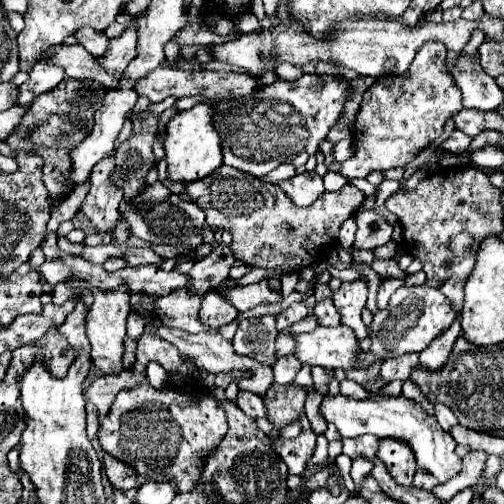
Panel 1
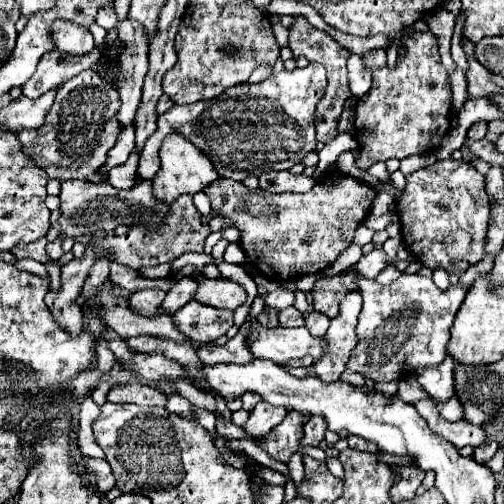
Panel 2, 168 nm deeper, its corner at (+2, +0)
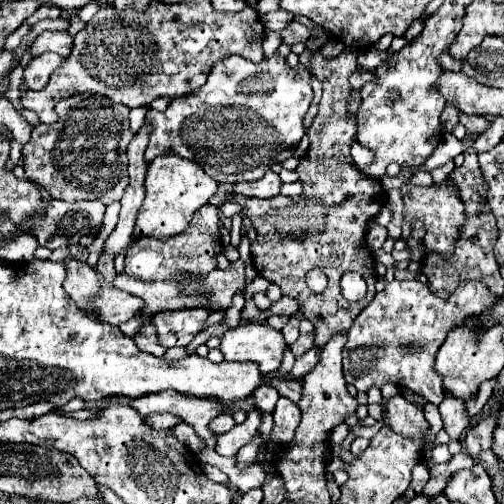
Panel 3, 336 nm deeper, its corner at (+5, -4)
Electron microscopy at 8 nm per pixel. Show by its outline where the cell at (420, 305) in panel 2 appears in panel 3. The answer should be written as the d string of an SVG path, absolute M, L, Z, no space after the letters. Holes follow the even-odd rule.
M416 279L412 281L392 281L386 285L384 291L376 293L372 303L362 309L362 313L354 319L352 329L348 331L348 341L344 345L344 377L348 385L354 385L358 391L368 391L370 387L382 387L384 383L394 383L396 387L408 387L414 393L426 397L430 403L440 405L444 399L442 391L442 379L434 371L434 359L436 351L444 343L450 329L456 327L456 323L462 323L470 315L482 313L482 309L490 309L498 297L492 293L486 293L486 287L480 281L468 281L466 285L460 285L448 301L442 301L440 297L434 297L434 293L428 291L428 287Z

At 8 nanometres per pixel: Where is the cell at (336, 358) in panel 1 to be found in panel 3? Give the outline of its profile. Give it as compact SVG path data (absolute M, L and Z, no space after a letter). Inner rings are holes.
M248 323L232 331L226 331L220 343L224 361L252 361L258 363L262 375L272 375L278 371L286 341L280 331Z

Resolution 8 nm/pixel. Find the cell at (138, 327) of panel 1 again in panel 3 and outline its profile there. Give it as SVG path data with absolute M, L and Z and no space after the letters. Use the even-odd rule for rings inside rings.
M144 323L140 327L140 331L134 337L134 343L138 345L138 349L142 349L144 353L150 353L154 357L162 357L166 353L166 349L162 349L162 345L158 345L158 337L154 333L152 323Z

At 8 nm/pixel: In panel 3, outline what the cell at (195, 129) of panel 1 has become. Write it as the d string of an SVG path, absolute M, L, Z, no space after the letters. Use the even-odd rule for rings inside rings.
M170 155L170 157L156 157L148 165L144 189L146 189L146 197L142 207L138 209L132 241L138 241L140 237L168 239L182 233L182 229L190 225L192 215L202 205L206 205L208 199L216 193L218 183L214 183L214 179L208 177L198 163Z

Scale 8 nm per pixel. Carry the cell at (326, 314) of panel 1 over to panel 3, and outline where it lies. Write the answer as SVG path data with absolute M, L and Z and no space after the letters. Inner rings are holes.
M300 335L300 339L298 339L294 345L290 345L290 349L292 349L294 357L298 359L298 357L302 357L312 345L314 345L314 335Z

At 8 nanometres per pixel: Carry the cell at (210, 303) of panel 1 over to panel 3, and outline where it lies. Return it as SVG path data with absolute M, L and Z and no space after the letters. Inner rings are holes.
M178 309L170 313L156 313L152 317L152 323L158 333L158 343L166 349L186 347L192 337L204 329L206 317L206 309Z

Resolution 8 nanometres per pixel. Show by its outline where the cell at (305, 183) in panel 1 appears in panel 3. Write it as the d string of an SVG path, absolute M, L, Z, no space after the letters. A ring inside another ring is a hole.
M266 171L266 175L258 181L244 181L244 183L236 183L232 187L232 195L238 197L256 197L256 199L268 199L268 197L276 197L280 193L282 181L280 175L276 175L274 171Z

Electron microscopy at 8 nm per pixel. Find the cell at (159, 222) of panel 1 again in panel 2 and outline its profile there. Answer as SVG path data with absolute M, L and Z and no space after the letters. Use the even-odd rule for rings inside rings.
M65 181L61 183L61 219L49 229L47 239L53 241L59 233L67 237L85 237L93 235L95 231L115 231L117 225L141 225L149 231L157 231L161 223L167 219L167 213L171 211L171 203L157 201L153 195L153 183L151 181L137 181L131 189L119 191L111 183L93 183L93 181Z

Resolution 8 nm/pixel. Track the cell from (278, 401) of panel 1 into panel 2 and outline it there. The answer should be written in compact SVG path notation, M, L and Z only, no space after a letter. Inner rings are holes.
M259 401L255 405L255 409L251 411L249 421L243 425L245 431L253 437L263 437L265 433L269 433L275 425L279 425L283 419L287 417L287 409L285 407L269 407L267 401Z

